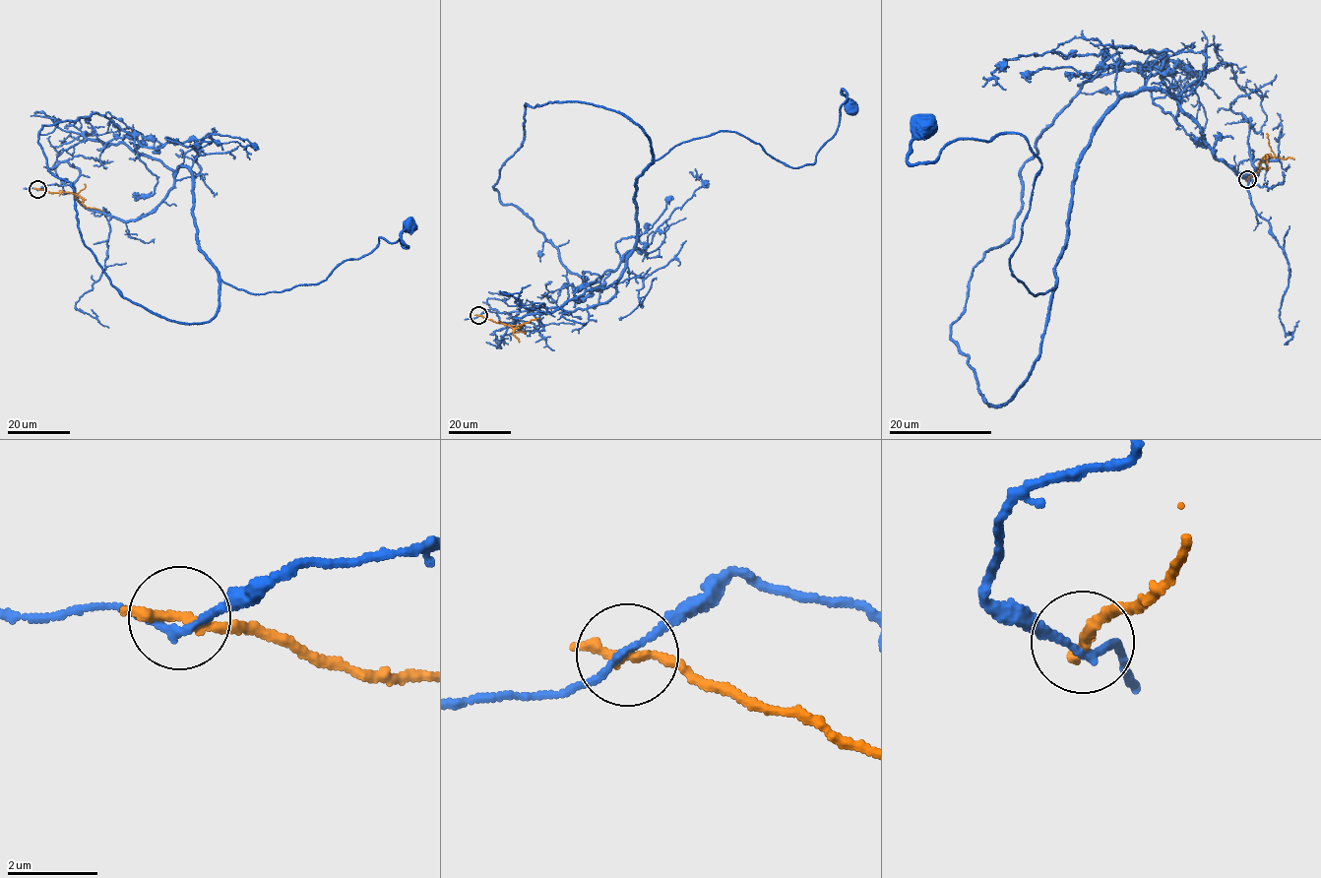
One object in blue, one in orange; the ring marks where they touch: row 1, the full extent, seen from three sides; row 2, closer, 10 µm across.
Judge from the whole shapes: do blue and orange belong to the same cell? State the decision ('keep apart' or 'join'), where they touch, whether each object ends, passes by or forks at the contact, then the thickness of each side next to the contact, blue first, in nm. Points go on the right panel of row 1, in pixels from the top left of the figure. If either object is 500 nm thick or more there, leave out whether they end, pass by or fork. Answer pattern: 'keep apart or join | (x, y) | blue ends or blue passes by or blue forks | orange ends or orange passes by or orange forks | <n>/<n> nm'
keep apart | (1247, 179) | blue passes by | orange passes by | 140/200 nm

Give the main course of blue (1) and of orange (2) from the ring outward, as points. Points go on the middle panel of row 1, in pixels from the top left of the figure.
1: (478, 315), (617, 280), (635, 178), (675, 146), (736, 132), (797, 167), (834, 134), (842, 89), (850, 106)
2: (478, 316), (517, 328), (539, 318)

